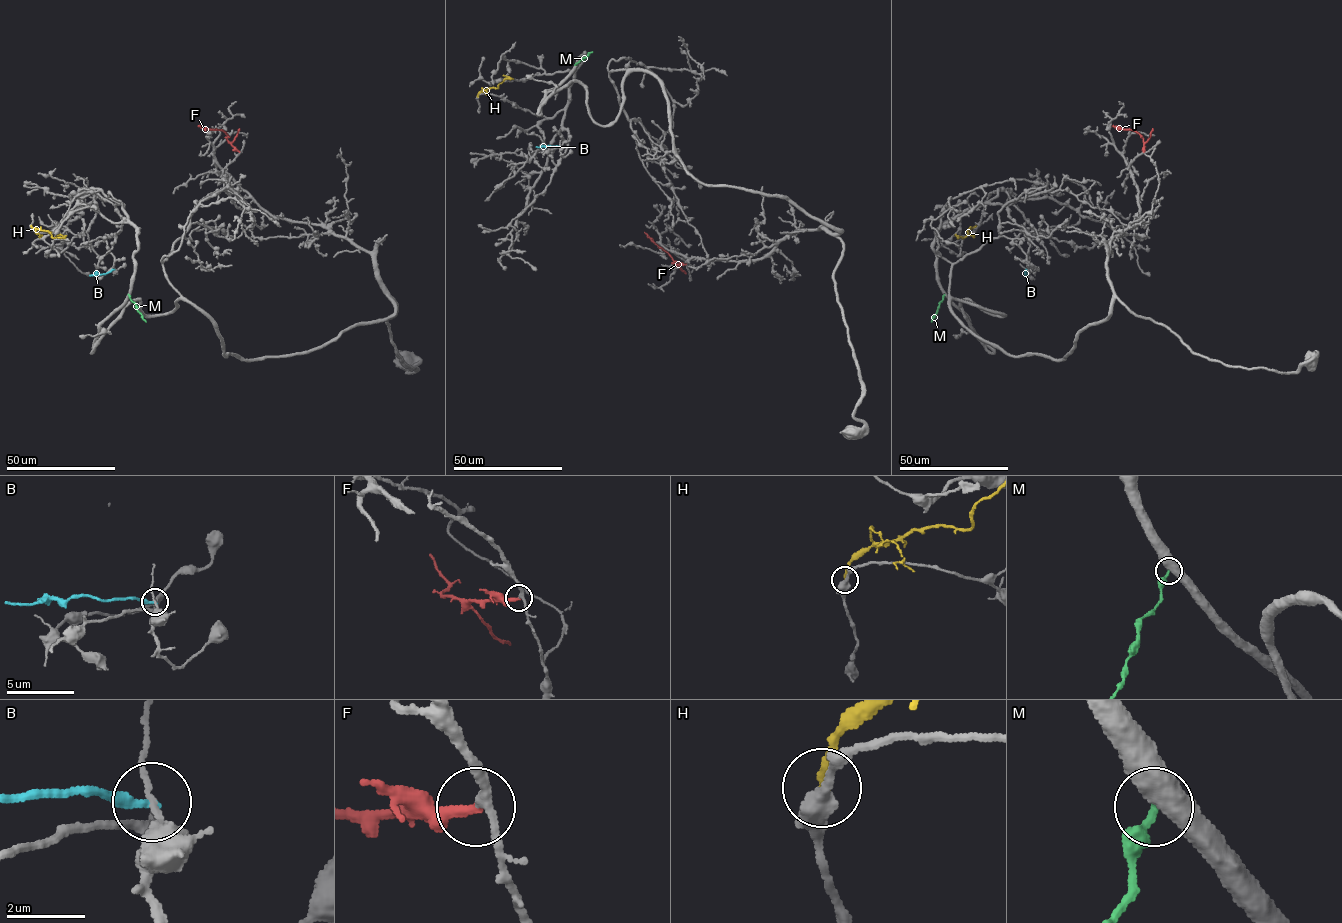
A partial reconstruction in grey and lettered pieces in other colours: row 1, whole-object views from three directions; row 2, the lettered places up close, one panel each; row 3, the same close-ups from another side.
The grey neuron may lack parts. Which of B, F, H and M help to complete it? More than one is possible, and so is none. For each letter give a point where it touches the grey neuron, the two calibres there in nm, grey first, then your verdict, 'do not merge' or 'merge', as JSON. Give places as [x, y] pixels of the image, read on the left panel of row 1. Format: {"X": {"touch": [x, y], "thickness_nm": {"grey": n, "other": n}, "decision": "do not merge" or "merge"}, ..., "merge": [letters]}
{"B": {"touch": [114, 269], "thickness_nm": {"grey": 180, "other": 280}, "decision": "do not merge"}, "F": {"touch": [239, 151], "thickness_nm": {"grey": 220, "other": 260}, "decision": "merge"}, "H": {"touch": [31, 226], "thickness_nm": {"grey": 550, "other": 240}, "decision": "do not merge"}, "M": {"touch": [128, 294], "thickness_nm": {"grey": 550, "other": 200}, "decision": "do not merge"}, "merge": ["F"]}

